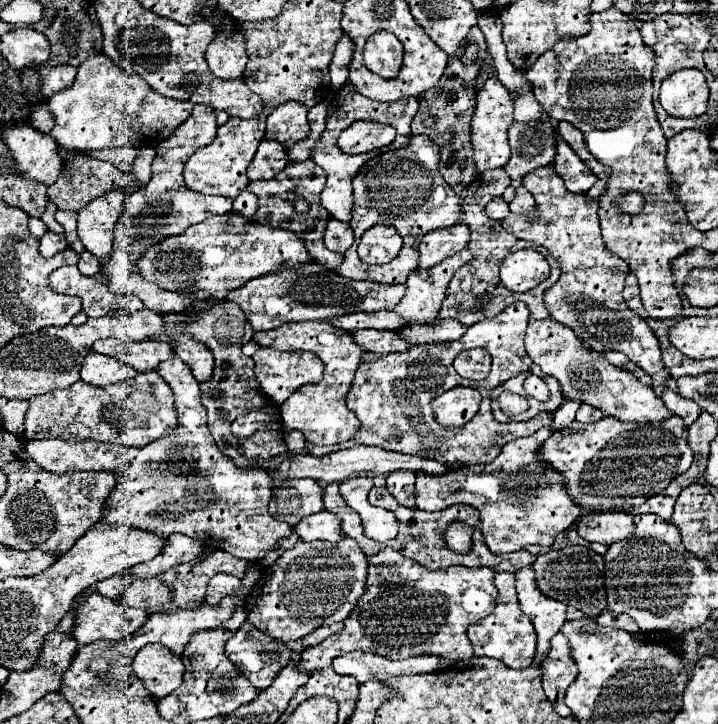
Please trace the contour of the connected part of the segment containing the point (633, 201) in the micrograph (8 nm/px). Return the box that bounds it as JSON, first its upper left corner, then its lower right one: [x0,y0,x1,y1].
[621,192,643,214]

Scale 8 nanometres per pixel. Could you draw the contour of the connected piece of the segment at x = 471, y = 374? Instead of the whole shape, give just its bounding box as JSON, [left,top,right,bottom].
[455,348,491,380]

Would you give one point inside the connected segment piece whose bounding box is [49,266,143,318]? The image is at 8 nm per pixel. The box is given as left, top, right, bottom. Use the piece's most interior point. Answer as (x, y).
(97, 301)

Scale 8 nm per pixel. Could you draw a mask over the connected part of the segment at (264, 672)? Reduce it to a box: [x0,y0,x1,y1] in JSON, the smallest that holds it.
[225,622,291,692]

